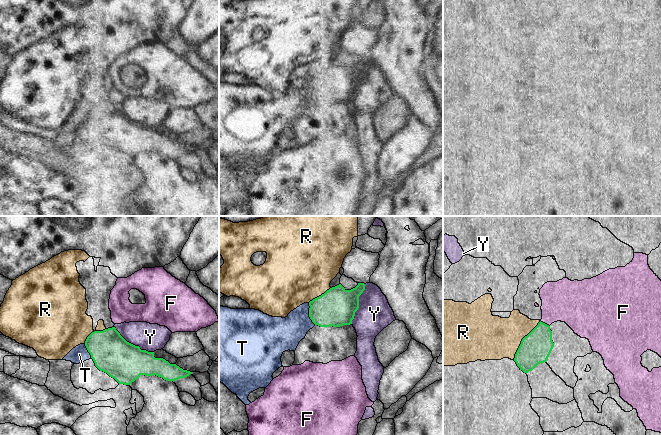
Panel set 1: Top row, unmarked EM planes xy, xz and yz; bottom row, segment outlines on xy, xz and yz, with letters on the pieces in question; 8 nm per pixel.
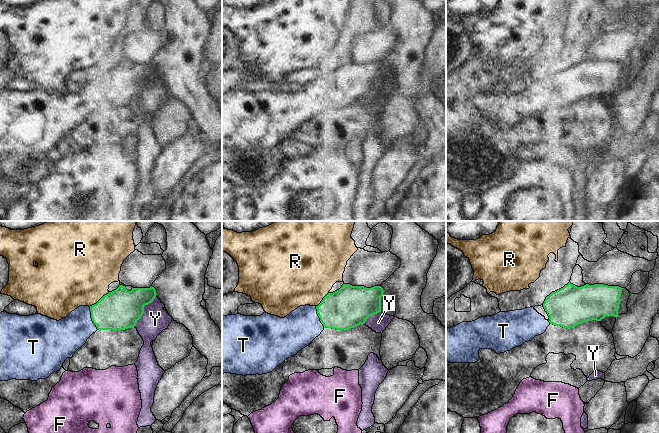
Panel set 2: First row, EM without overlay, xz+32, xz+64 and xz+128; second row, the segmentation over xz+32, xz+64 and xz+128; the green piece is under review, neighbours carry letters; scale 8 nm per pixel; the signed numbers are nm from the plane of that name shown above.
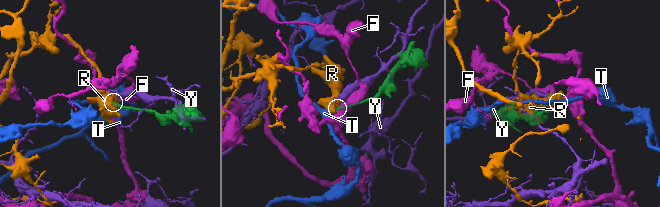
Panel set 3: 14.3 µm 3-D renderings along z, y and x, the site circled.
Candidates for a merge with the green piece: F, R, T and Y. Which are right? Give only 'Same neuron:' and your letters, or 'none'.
Same neuron: T

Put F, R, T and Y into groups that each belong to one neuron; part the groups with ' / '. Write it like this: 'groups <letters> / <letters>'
groups F / R / T / Y

